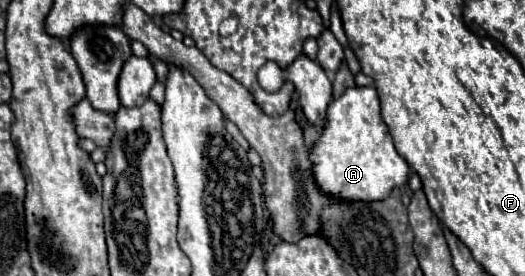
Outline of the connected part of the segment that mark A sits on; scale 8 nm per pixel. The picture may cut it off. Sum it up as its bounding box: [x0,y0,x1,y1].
[309,86,409,202]

